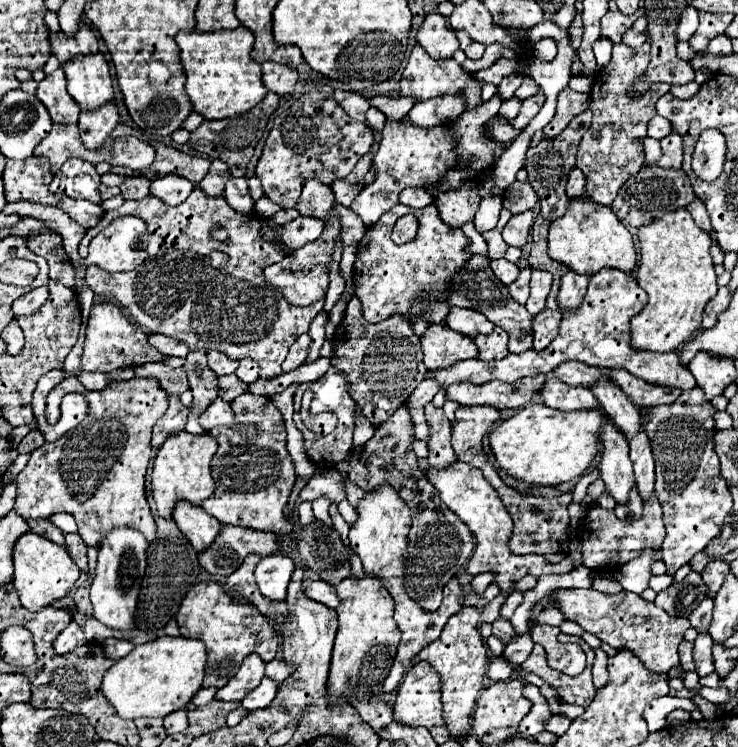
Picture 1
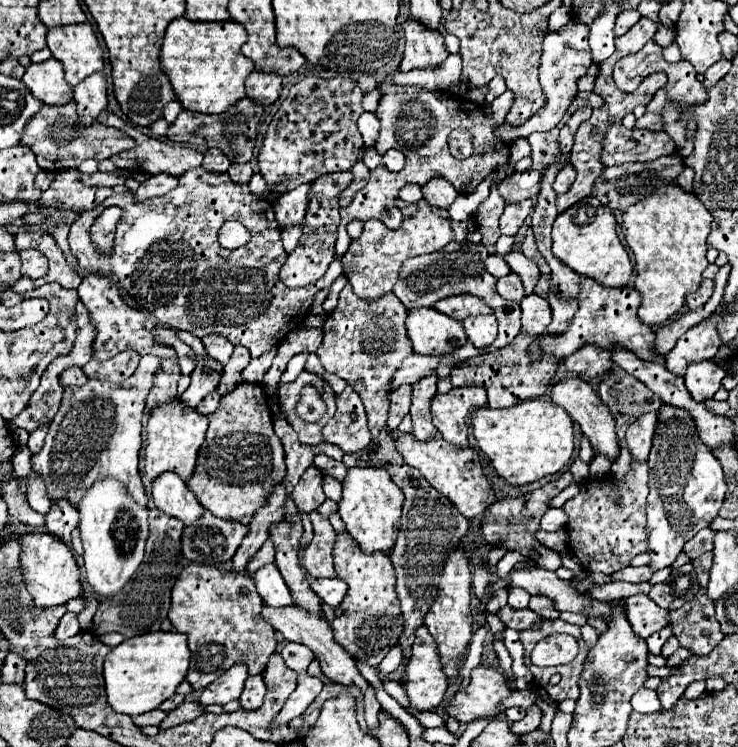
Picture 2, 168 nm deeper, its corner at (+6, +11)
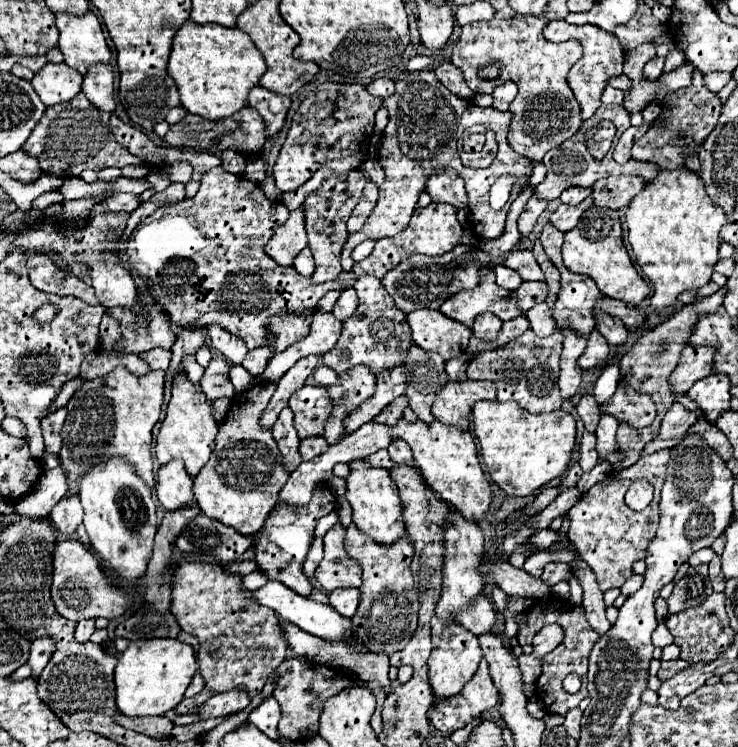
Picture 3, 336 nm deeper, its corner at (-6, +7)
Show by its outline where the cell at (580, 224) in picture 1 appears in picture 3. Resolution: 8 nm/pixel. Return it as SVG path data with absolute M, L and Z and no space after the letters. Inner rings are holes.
M600 207L588 209L578 221L578 225L566 233L564 245L562 245L562 257L564 257L564 265L572 273L582 273L594 279L594 283L598 285L604 297L612 297L612 299L624 301L630 307L638 307L650 295L650 287L638 275L638 271L634 269L626 253L626 247L622 241L620 217L616 211L600 209Z

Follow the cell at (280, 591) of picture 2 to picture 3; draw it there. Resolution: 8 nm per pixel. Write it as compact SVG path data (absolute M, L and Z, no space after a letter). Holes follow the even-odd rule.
M268 581L264 587L260 587L258 591L252 593L252 599L260 605L266 605L270 609L274 609L284 621L298 625L302 631L312 633L314 637L320 637L324 641L348 641L348 637L354 637L354 629L352 629L352 621L348 617L340 617L340 613L336 613L330 605L324 603L316 603L308 597L302 597L298 593L294 593L292 589L288 589L286 585L278 583L278 581Z

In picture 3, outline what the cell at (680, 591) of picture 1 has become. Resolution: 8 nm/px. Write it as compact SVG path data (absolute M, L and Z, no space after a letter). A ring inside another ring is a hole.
M708 565L690 567L686 577L674 585L672 595L668 597L670 613L680 613L690 607L700 605L712 593L712 585L708 579Z

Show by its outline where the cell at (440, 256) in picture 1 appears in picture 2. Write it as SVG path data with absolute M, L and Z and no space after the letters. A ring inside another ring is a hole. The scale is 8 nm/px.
M396 199L396 205L400 207L404 215L404 223L400 229L390 231L382 221L366 221L364 231L358 239L354 239L344 253L344 275L348 277L354 293L364 301L376 301L390 293L400 281L400 265L408 257L416 257L420 253L432 253L446 247L450 241L464 241L468 235L466 223L458 223L450 219L450 215L438 207L428 205L428 201L418 203L406 203L402 199Z

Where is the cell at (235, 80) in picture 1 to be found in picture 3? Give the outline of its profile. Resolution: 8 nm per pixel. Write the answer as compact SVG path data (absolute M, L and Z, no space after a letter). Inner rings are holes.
M186 21L174 37L168 73L174 79L180 103L188 113L204 119L224 119L246 105L248 91L258 85L260 77L266 73L266 61L250 37L236 27Z

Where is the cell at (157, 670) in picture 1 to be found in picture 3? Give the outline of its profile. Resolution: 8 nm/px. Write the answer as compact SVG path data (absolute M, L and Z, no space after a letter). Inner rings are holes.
M178 639L130 641L128 649L118 653L118 663L114 669L118 711L128 717L164 715L172 711L184 699L184 691L190 685L196 669L194 649L180 643Z

